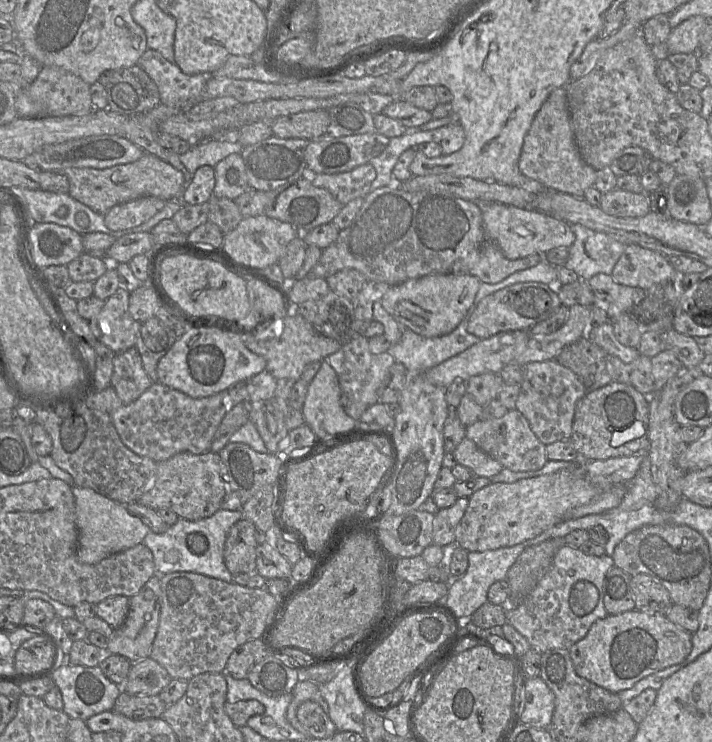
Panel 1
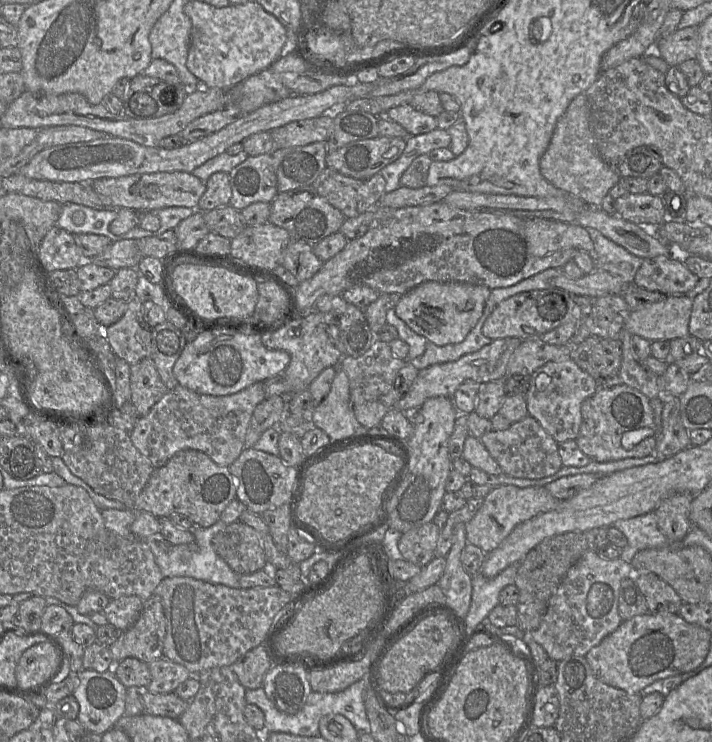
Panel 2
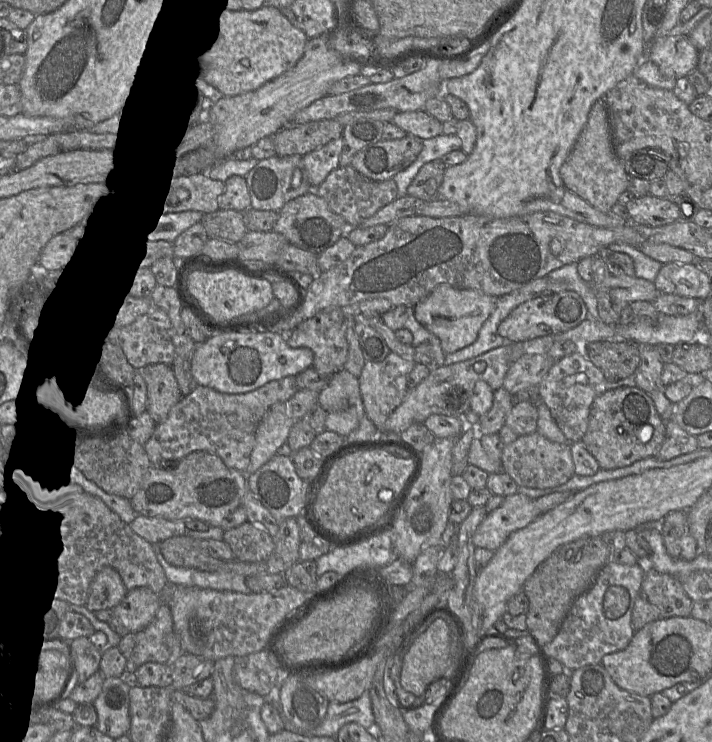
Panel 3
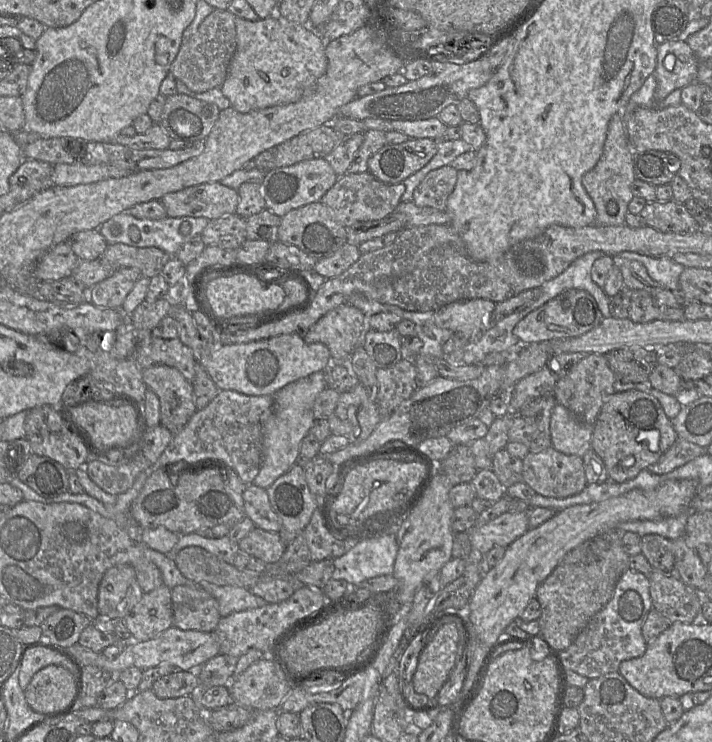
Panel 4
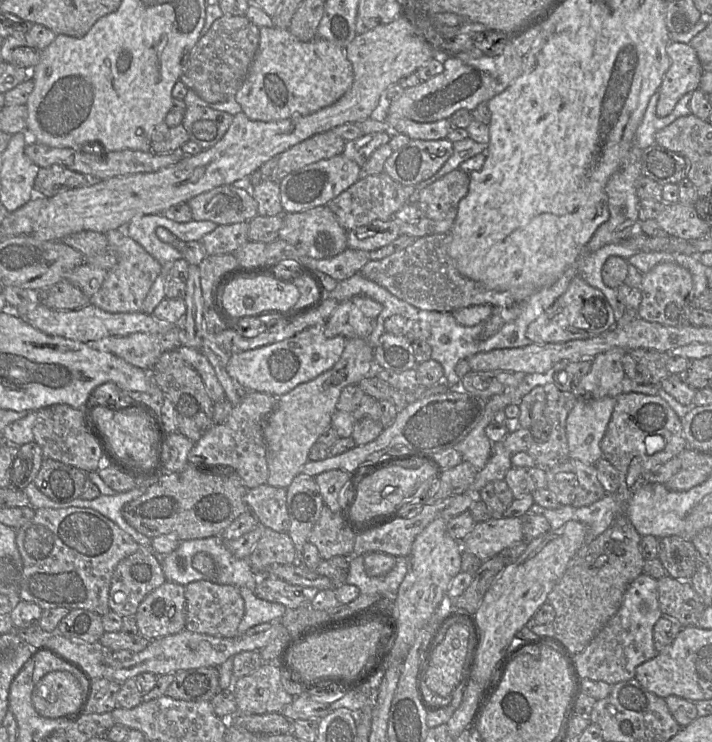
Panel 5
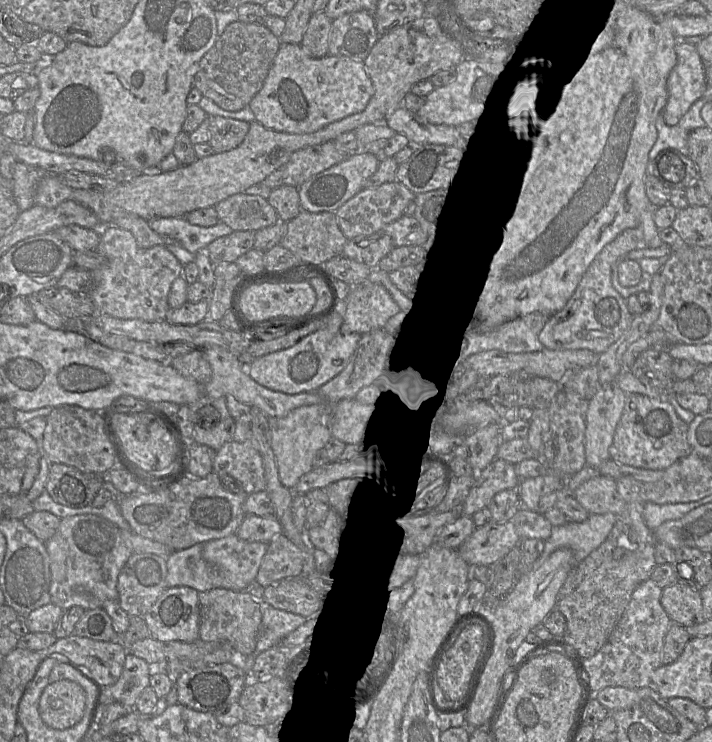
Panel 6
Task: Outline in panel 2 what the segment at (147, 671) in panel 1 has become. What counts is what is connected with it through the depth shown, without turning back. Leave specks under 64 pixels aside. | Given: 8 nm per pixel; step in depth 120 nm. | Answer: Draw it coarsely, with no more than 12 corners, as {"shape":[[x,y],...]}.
{"shape":[[164,657],[148,664],[146,690],[168,694],[193,677]]}

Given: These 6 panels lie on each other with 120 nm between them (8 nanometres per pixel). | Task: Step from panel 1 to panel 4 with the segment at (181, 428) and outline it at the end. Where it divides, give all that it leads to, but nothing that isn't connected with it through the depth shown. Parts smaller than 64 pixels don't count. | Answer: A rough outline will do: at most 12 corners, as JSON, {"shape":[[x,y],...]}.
{"shape":[[220,390],[155,467],[222,460],[251,485],[274,395]]}

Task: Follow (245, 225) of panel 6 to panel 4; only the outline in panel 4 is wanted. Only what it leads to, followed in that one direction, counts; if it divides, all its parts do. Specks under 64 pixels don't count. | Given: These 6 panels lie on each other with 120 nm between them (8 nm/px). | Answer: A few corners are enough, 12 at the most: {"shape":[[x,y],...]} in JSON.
{"shape":[[211,182],[159,200],[168,217],[234,214],[237,190]]}

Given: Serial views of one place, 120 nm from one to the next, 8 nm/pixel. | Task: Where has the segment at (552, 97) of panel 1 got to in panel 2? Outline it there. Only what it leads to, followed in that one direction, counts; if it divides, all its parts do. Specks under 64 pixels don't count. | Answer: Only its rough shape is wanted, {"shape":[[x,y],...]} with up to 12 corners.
{"shape":[[585,93],[540,158],[553,186],[597,208],[620,182],[597,152]]}

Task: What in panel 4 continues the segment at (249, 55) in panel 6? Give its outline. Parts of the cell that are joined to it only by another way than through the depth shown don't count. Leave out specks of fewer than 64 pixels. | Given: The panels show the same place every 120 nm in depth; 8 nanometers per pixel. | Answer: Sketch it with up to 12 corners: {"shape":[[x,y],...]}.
{"shape":[[214,9],[182,36],[169,73],[193,92],[220,88],[235,18]]}

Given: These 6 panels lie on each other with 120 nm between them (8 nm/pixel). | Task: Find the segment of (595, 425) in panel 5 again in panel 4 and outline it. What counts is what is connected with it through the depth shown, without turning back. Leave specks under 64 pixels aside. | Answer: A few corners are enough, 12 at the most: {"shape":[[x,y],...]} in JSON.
{"shape":[[556,404],[550,417],[552,447],[582,457],[593,425]]}

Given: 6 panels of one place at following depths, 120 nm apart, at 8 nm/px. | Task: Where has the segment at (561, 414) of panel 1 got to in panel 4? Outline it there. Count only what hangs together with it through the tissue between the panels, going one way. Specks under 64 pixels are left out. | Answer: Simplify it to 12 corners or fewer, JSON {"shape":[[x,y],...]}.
{"shape":[[585,354],[552,392],[593,425],[615,375],[602,354]]}

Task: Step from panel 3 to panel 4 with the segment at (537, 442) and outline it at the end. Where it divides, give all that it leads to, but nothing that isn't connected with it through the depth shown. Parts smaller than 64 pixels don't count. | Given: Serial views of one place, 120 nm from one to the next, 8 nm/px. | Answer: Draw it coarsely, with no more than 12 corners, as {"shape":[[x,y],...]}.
{"shape":[[549,447],[523,459],[522,482],[566,498],[588,484],[582,457]]}

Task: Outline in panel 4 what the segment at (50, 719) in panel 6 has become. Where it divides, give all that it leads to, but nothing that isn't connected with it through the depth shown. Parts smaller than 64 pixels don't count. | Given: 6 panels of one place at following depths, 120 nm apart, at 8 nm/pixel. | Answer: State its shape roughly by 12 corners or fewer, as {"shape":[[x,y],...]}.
{"shape":[[49,665],[24,692],[34,711],[55,716],[76,701],[73,673]]}

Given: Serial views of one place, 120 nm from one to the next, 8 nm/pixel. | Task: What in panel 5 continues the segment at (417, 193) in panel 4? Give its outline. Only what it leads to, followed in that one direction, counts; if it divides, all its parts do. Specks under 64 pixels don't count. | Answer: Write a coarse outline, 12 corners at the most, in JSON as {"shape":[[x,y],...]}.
{"shape":[[455,169],[420,191],[433,233],[450,233],[469,175]]}

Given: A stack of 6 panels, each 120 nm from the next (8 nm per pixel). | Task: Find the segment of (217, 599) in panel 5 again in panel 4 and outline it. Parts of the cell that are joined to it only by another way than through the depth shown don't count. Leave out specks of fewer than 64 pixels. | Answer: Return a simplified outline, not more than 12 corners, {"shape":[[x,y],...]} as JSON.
{"shape":[[196,586],[171,588],[173,626],[213,632],[217,600]]}

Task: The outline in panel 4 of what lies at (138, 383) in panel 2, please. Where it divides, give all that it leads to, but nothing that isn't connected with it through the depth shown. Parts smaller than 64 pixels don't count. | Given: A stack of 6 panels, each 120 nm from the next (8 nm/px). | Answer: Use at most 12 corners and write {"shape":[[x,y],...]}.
{"shape":[[167,365],[142,377],[160,424],[179,432],[198,410],[191,382]]}

